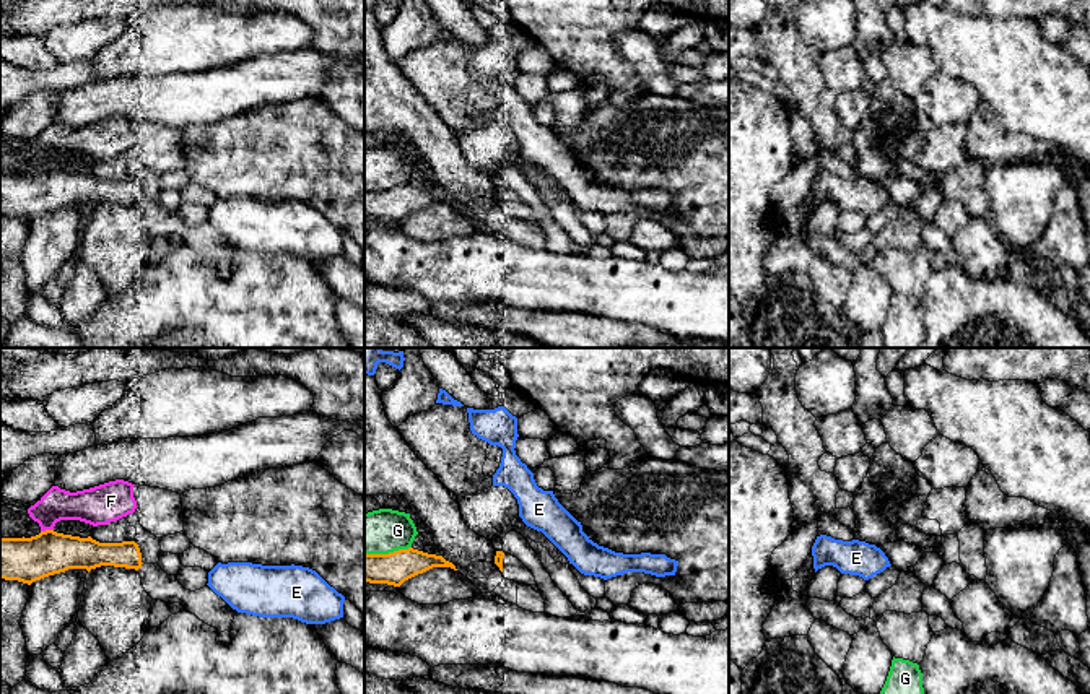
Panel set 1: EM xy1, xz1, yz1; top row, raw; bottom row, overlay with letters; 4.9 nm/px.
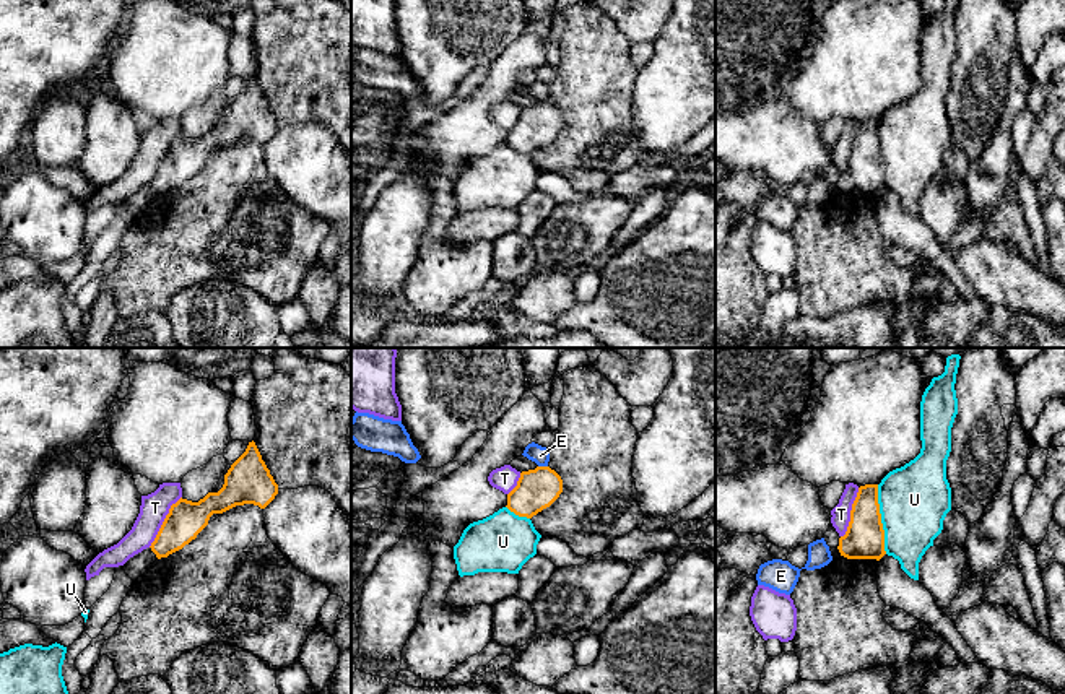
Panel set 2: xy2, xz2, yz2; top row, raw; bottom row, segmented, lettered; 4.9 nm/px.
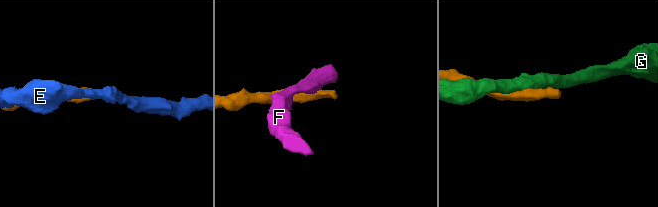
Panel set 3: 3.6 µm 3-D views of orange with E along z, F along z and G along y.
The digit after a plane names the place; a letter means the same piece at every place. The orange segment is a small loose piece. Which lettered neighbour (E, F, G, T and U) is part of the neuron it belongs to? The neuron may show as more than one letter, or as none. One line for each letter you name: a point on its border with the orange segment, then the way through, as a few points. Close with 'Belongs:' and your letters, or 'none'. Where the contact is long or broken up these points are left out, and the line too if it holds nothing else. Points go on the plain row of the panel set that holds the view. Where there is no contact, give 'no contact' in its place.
Belongs: none

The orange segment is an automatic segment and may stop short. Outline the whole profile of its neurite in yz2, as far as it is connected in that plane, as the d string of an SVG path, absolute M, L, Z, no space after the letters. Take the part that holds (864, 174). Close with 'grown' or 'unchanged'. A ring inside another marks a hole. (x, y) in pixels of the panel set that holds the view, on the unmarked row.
M878 120L859 124L847 167L839 174L837 185L841 192L847 195L880 197L886 190L885 166L878 140Z | unchanged

